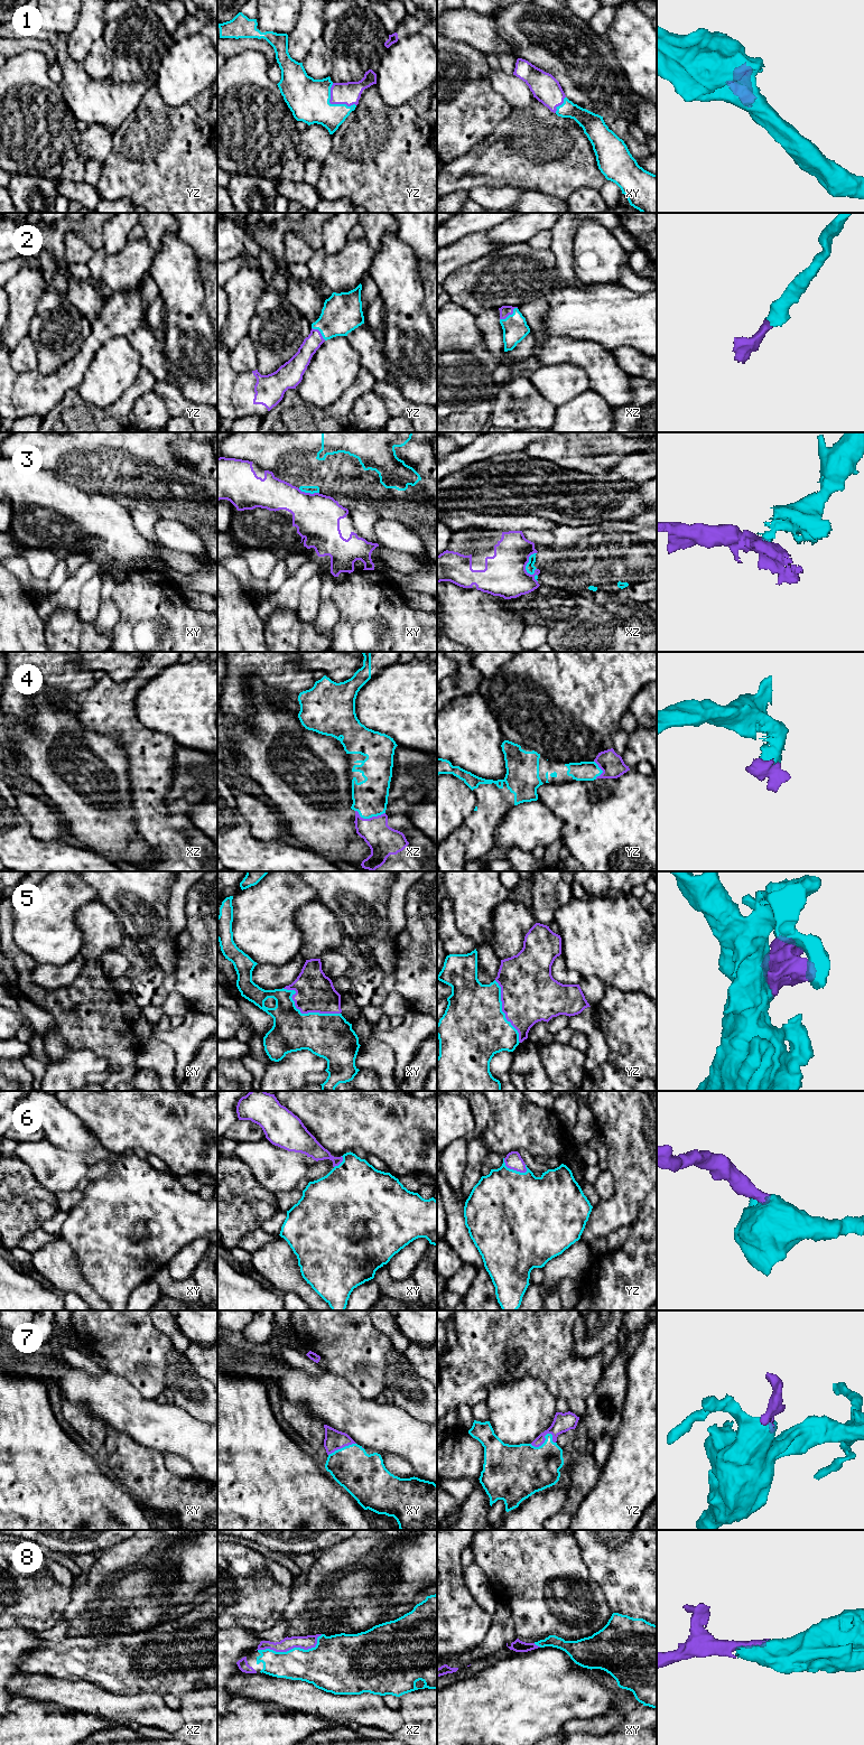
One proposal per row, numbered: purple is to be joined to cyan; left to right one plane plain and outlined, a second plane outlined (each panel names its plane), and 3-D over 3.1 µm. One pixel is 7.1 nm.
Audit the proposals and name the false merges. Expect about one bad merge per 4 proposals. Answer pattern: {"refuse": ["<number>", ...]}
{"refuse": ["3", "4"]}

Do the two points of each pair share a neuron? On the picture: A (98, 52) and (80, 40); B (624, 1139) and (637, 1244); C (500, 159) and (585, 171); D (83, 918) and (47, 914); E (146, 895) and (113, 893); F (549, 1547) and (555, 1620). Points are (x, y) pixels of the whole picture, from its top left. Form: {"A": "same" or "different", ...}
{"A": "different", "B": "different", "C": "same", "D": "different", "E": "same", "F": "same"}

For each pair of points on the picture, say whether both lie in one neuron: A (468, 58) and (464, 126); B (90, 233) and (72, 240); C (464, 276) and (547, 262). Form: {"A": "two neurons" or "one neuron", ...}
{"A": "one neuron", "B": "two neurons", "C": "one neuron"}

